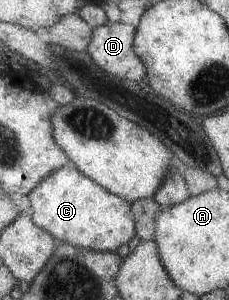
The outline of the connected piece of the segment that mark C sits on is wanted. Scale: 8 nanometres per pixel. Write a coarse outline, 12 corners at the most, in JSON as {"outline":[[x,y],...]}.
{"outline":[[68,165],[29,195],[60,243],[115,252],[132,204]]}

